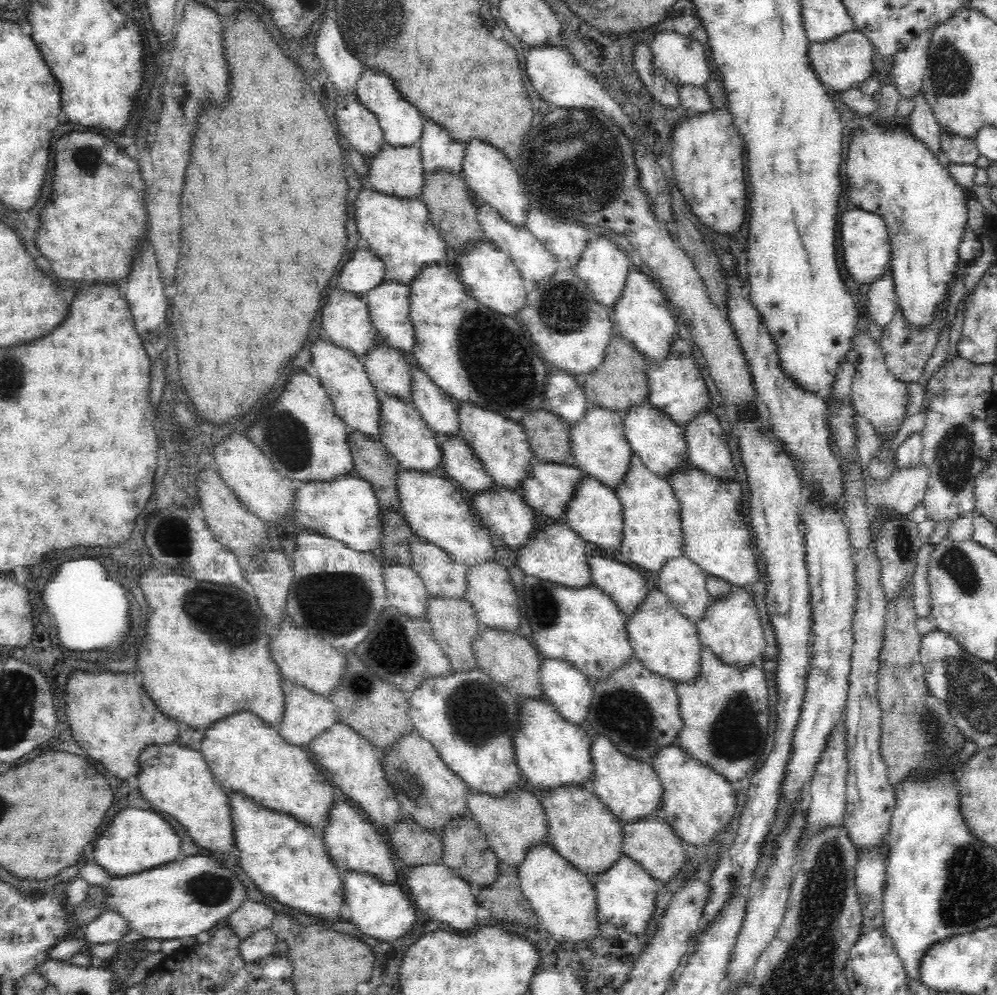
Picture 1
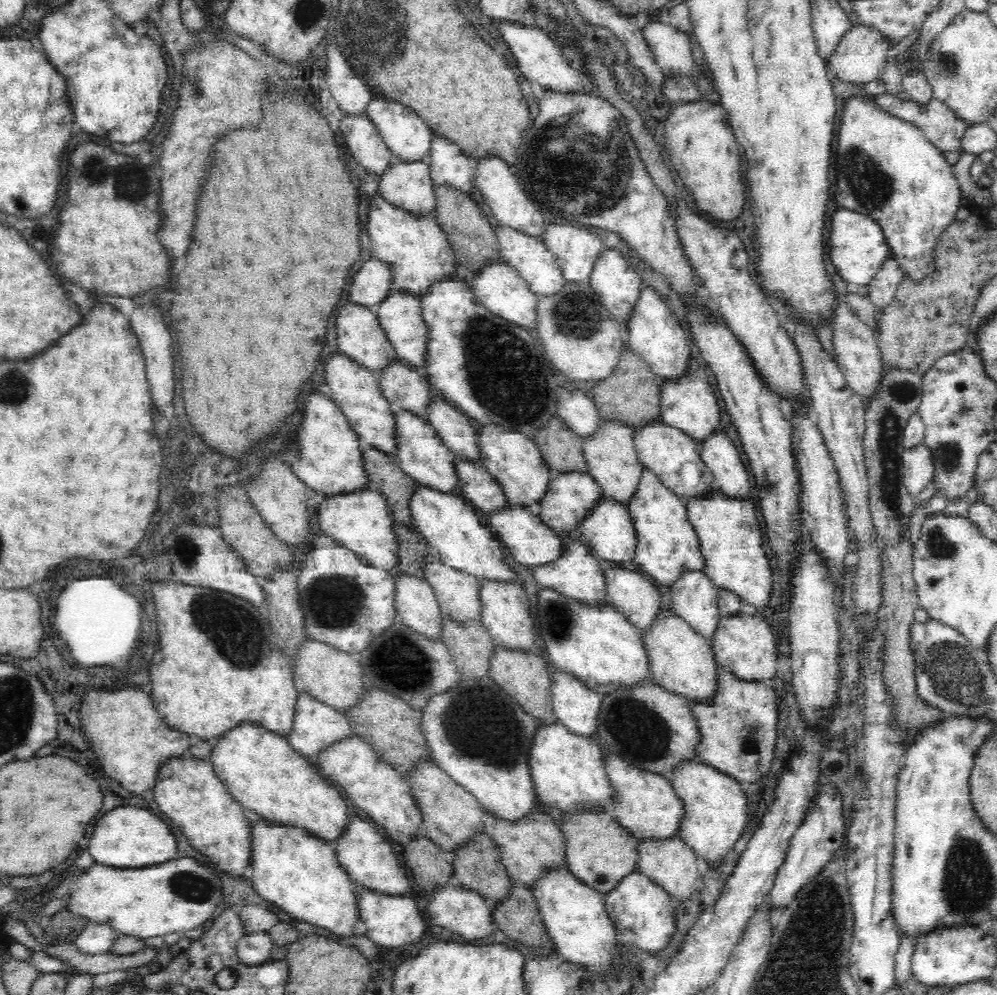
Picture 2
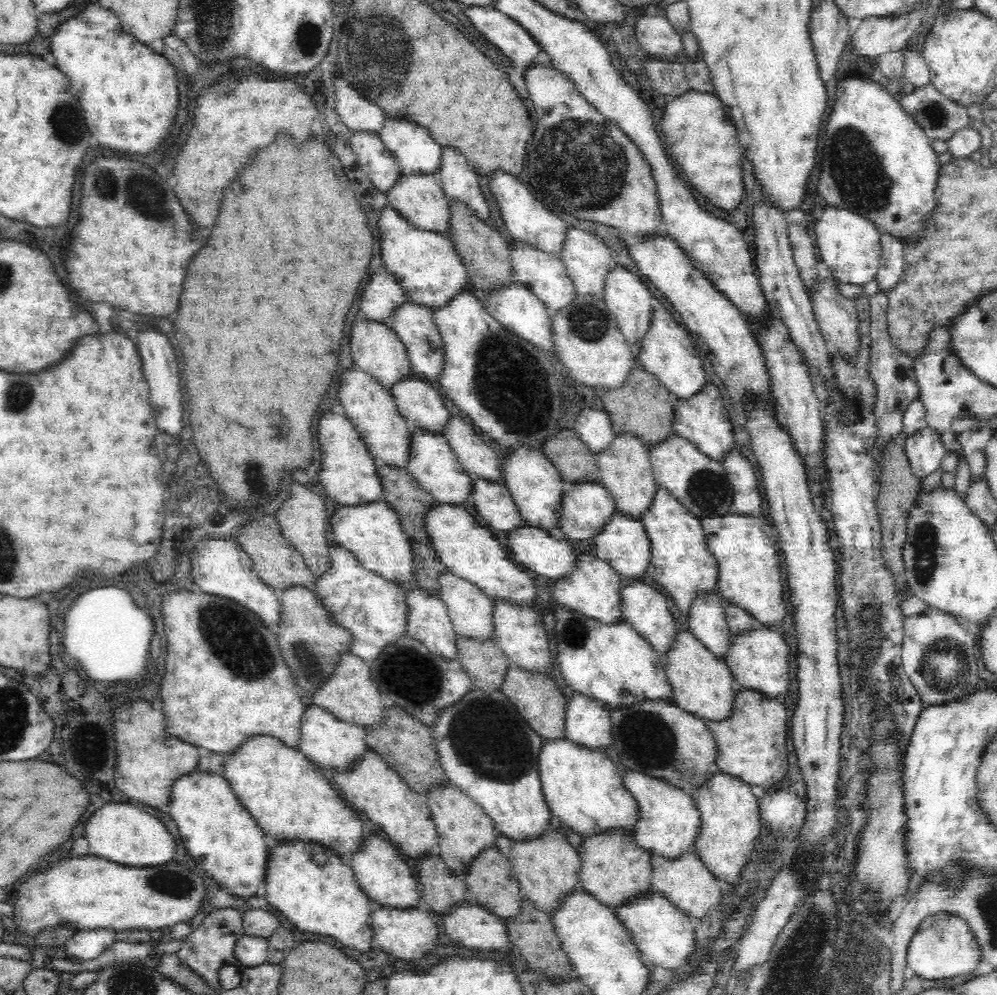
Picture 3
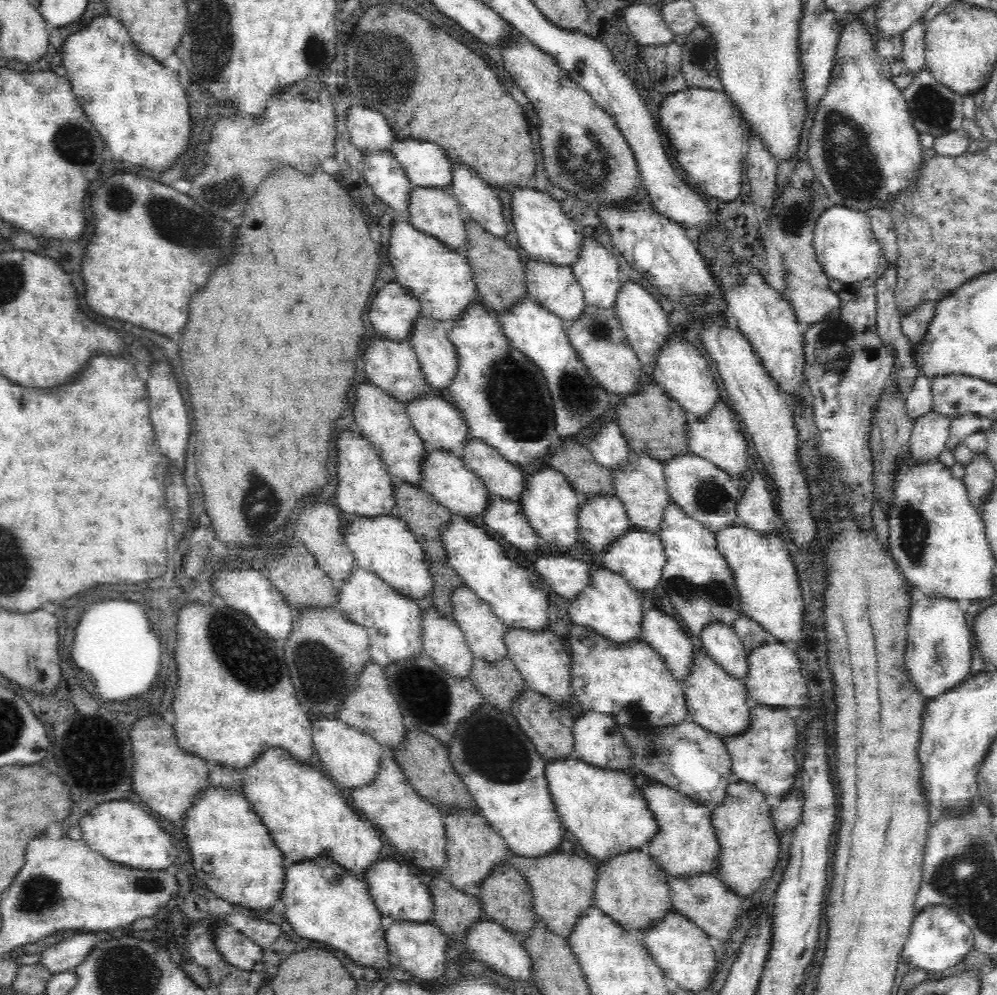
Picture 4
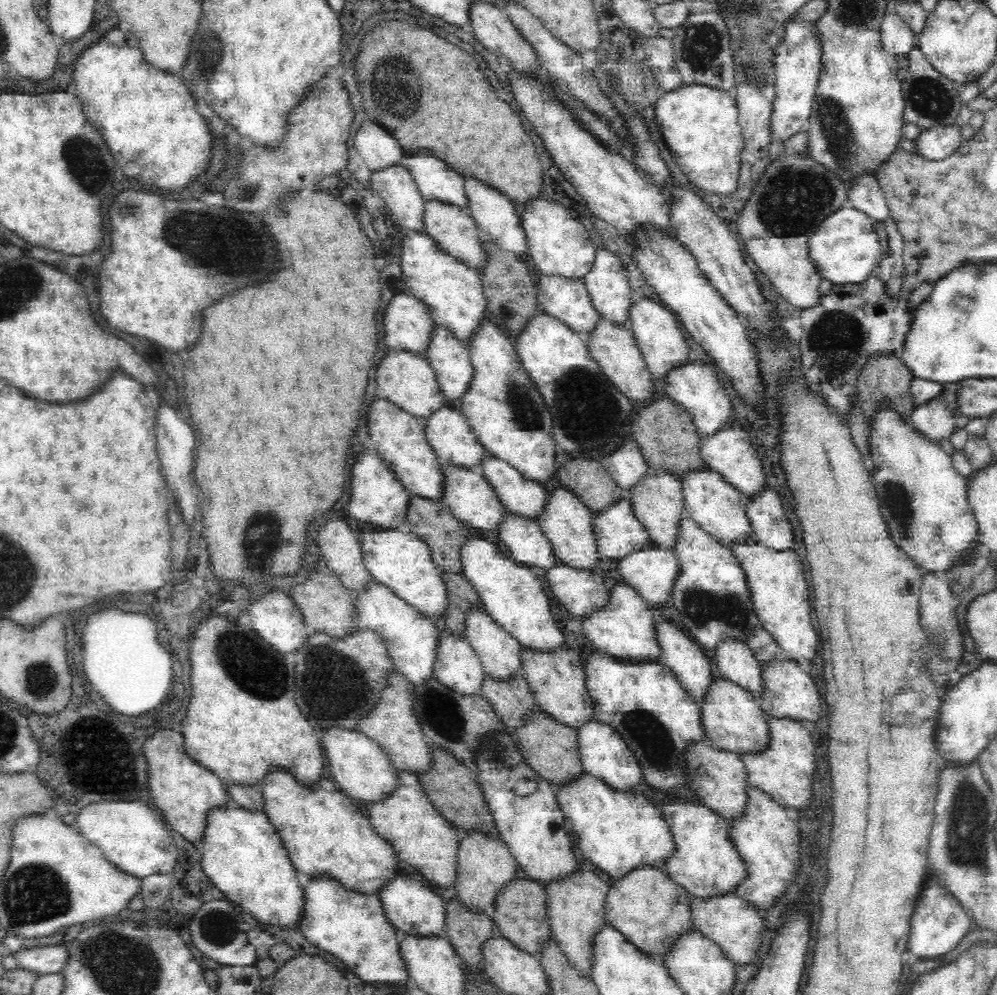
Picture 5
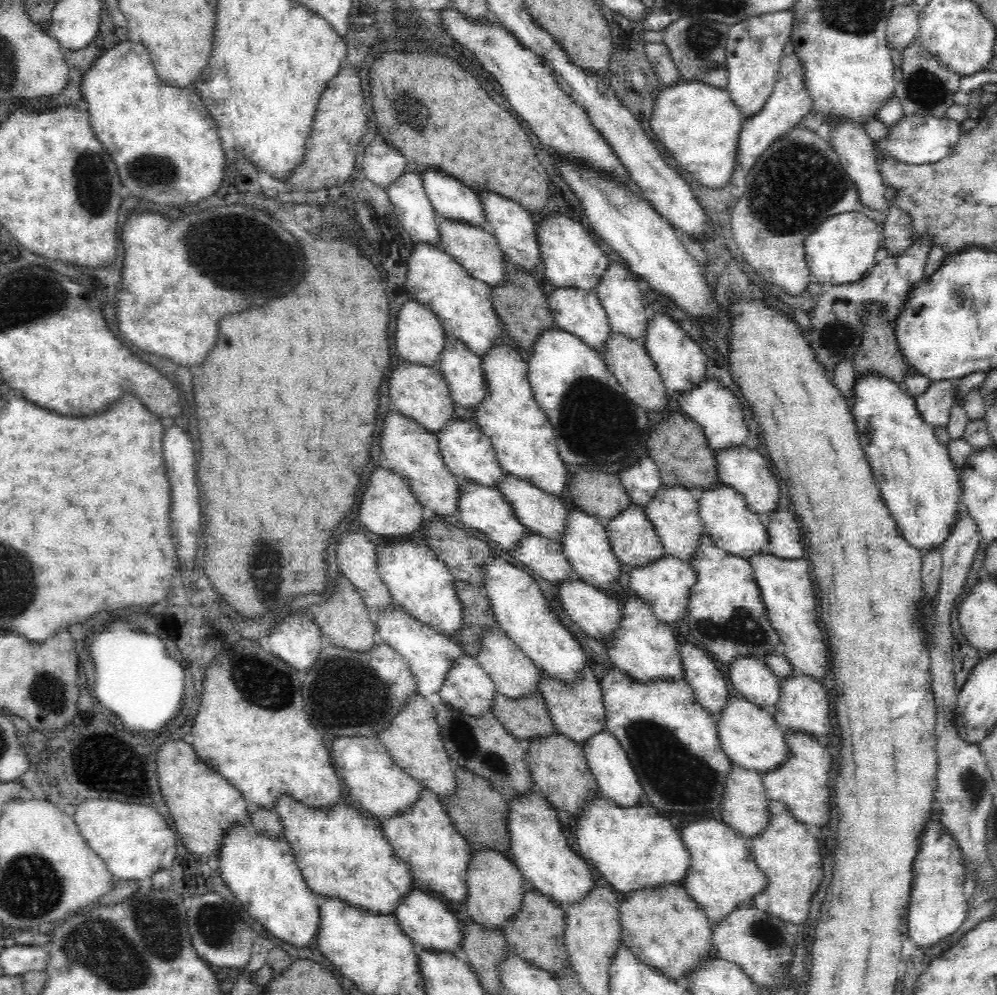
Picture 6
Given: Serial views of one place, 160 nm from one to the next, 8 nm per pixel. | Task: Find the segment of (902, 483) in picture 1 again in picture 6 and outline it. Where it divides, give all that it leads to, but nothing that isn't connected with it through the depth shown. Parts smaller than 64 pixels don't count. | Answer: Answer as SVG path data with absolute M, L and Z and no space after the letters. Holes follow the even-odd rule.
M949 380L931 382L922 396L915 399L920 418L930 427L946 427L952 410L953 385Z

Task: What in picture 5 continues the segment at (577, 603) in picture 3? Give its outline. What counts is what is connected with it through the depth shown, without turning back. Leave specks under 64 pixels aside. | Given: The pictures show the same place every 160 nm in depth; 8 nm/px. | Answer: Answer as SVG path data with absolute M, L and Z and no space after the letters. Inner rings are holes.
M626 583L614 584L607 593L608 600L604 606L581 618L582 630L586 638L592 641L594 648L622 659L633 661L650 659L665 664L655 639L653 608Z

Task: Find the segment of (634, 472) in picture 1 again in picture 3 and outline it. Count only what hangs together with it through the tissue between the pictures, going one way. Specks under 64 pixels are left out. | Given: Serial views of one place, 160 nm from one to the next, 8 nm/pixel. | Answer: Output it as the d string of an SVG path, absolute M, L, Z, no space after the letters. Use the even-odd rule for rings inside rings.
M657 486L650 508L642 512L639 521L650 543L646 578L660 584L670 594L678 610L686 616L692 597L698 591L716 591L718 582L718 563L708 552L699 518L683 508L670 491Z

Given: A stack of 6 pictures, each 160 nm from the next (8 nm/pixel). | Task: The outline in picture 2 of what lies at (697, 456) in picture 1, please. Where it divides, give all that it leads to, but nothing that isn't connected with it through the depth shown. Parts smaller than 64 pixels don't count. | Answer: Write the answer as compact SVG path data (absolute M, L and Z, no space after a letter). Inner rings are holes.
M719 426L700 443L700 459L710 471L713 488L724 496L750 498L748 472L738 450Z

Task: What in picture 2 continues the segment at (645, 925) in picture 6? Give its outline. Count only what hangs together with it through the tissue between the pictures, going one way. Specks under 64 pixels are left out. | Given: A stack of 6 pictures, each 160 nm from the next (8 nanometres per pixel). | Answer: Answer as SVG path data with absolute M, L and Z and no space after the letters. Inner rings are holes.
M592 805L564 811L557 821L564 839L566 867L590 888L608 892L623 876L636 869L638 839L615 821L611 811L600 811Z

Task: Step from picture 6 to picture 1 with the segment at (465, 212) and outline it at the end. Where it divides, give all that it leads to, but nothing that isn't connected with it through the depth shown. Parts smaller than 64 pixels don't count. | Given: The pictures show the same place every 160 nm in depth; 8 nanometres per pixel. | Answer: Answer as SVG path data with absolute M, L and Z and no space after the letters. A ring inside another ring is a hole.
M362 66L354 94L363 105L366 105L378 117L386 143L407 147L418 144L425 118L414 105L408 103L401 96L394 81L384 74L384 71Z

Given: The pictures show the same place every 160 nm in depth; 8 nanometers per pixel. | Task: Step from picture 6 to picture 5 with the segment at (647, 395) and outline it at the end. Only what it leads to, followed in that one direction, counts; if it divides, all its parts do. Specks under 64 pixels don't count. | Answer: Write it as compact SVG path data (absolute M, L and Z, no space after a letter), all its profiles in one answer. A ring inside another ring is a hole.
M600 317L596 324L583 335L585 345L592 360L598 364L601 374L630 400L644 400L652 398L654 378L648 372L642 353L636 346L631 329L627 325L620 325L614 321Z

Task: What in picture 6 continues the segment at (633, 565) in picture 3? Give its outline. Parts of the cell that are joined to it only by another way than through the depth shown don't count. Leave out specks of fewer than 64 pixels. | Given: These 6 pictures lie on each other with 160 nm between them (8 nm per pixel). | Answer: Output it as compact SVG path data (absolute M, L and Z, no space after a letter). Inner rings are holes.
M662 555L648 564L630 570L629 586L636 596L646 601L648 608L665 624L678 622L685 616L689 588L695 582L694 571L688 562L670 555Z

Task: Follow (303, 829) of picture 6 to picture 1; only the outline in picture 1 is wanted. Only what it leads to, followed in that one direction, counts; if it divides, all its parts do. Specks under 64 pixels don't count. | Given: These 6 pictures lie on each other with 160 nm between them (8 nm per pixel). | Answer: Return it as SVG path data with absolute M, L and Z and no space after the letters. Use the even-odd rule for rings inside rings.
M247 710L215 720L202 733L199 750L224 790L244 793L258 804L322 829L335 794L305 747L285 741L276 728Z

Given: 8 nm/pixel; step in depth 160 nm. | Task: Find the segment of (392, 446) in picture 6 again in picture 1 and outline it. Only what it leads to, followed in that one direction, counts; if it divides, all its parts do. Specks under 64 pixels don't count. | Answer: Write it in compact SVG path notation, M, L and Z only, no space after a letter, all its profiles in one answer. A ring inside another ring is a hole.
M322 338L312 340L310 356L312 356L312 364L316 368L314 372L324 387L336 416L342 419L349 430L378 438L379 399L369 381L362 359L352 351L342 348L330 340L324 342Z

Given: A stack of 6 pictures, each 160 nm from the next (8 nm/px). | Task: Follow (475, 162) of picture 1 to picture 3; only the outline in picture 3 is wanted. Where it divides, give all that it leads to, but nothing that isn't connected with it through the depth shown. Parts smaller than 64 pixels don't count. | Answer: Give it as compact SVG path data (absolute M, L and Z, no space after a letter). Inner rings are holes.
M502 170L492 172L488 188L490 188L490 192L492 192L492 196L494 196L494 200L496 200L498 208L500 208L502 220L504 220L506 228L510 230L513 239L522 240L544 252L559 254L568 228L564 220L554 215L546 206L542 206L536 196L532 196L528 192L528 188L508 172L502 172Z

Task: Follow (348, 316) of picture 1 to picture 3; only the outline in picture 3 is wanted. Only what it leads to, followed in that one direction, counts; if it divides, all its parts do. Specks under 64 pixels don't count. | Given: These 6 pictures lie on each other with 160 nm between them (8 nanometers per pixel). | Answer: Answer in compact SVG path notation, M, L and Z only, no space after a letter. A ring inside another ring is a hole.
M368 317L364 320L354 320L354 324L350 326L348 348L352 352L354 366L374 376L383 387L390 388L399 378L414 375L404 345L387 324L368 319Z

